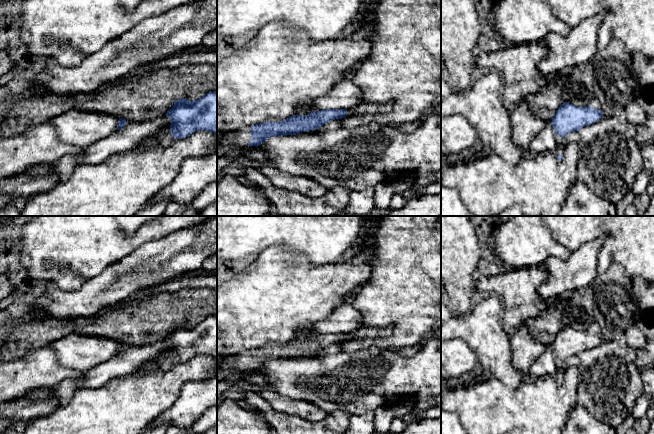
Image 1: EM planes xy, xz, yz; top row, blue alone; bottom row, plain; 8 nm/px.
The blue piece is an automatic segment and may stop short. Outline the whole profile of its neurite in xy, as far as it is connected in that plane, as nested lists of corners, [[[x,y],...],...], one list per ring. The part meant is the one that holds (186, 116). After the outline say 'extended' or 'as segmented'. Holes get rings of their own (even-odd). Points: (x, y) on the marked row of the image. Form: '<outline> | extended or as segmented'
[[[217,91],[193,101],[187,98],[175,100],[165,115],[170,117],[171,125],[145,138],[136,149],[156,144],[168,147],[176,139],[183,139],[198,130],[217,134]]] | extended

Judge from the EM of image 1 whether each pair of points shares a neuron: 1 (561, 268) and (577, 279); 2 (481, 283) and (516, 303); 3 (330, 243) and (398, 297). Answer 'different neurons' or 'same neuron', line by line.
1: same neuron
2: same neuron
3: different neurons

